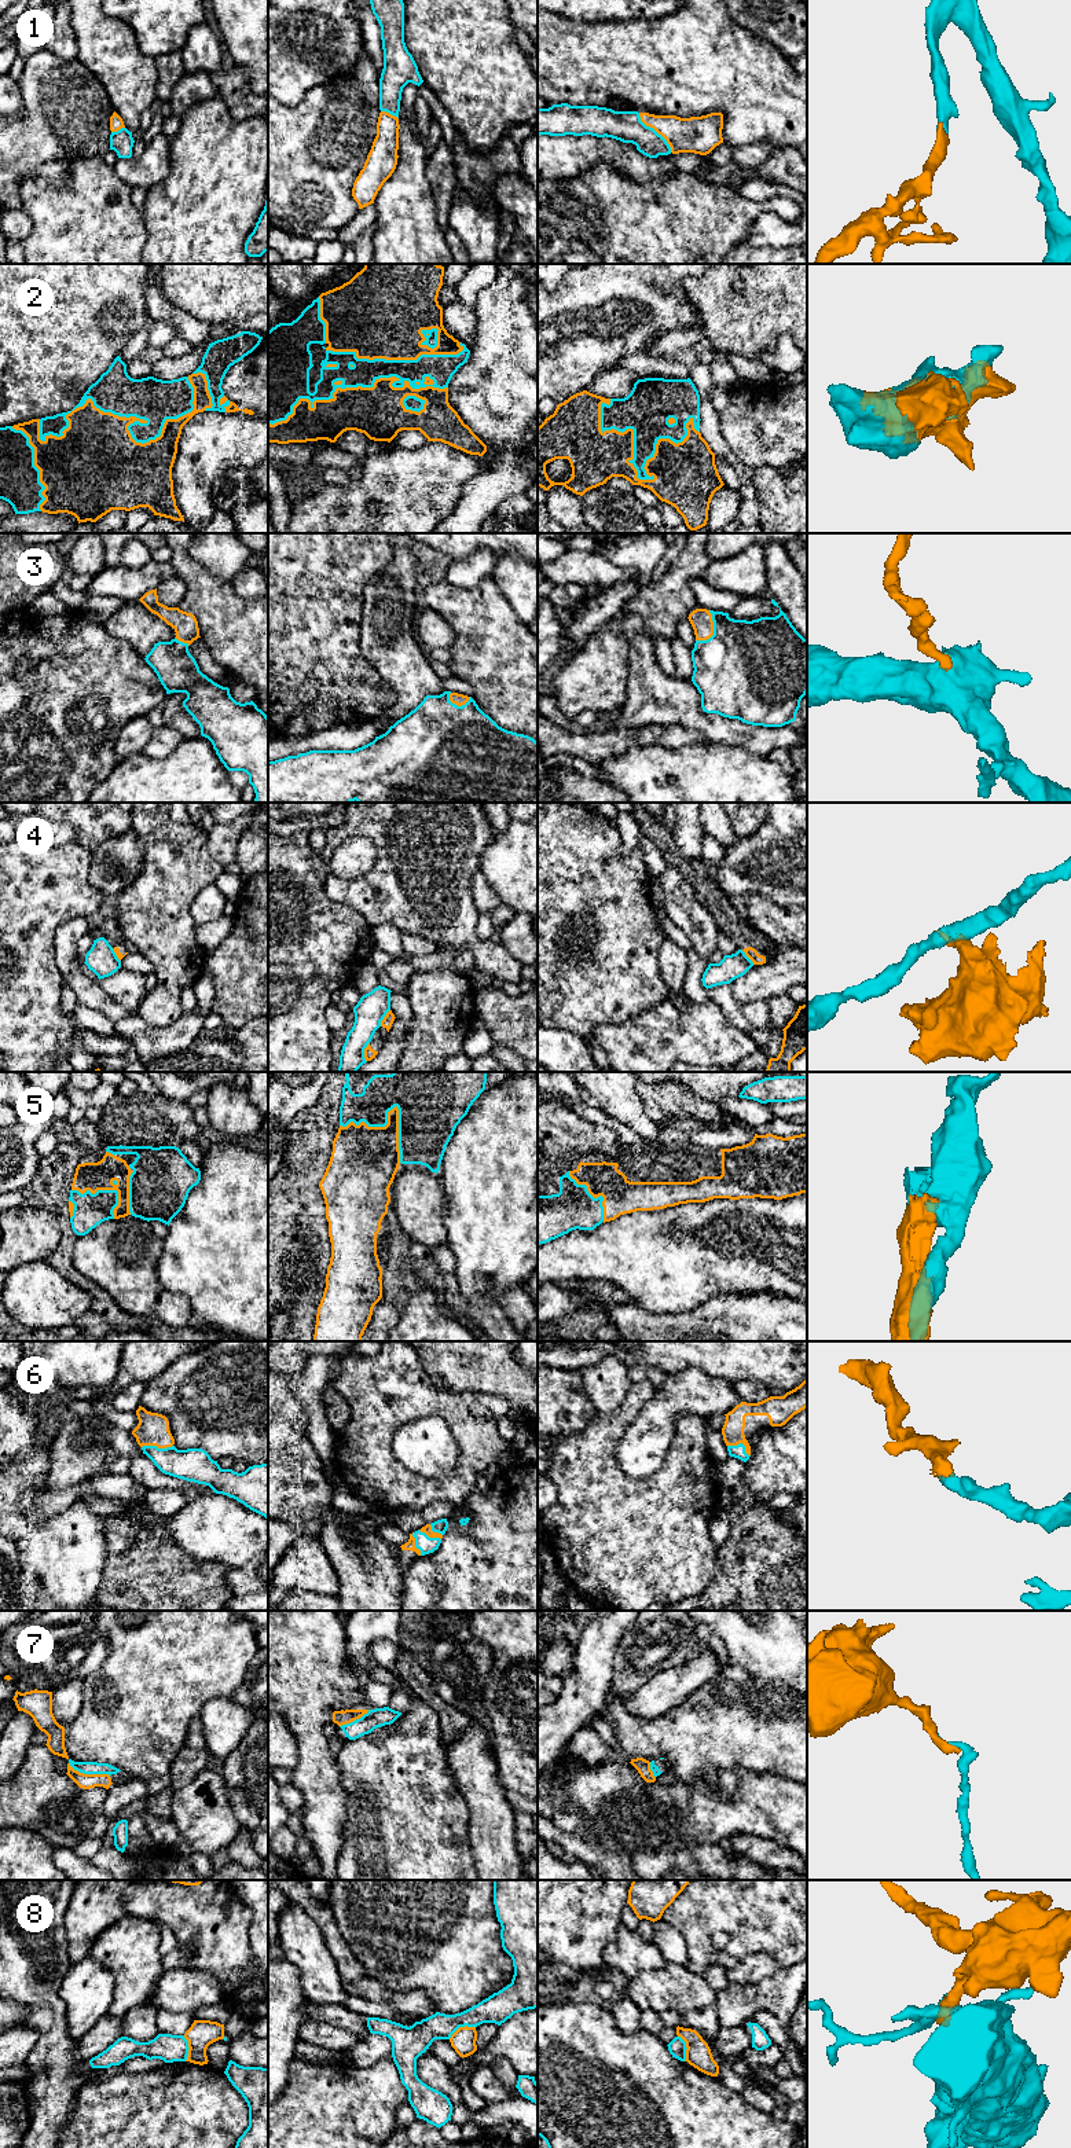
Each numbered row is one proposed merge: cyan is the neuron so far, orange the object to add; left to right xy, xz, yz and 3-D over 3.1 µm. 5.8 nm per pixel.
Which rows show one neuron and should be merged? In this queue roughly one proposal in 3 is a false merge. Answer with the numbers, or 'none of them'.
1, 2, 3, 6

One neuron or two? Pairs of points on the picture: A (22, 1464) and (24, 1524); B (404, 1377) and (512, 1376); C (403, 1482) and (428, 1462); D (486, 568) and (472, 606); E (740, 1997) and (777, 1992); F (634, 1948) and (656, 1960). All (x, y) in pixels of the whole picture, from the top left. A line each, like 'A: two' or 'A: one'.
A: one
B: two
C: two
D: two
E: one
F: one

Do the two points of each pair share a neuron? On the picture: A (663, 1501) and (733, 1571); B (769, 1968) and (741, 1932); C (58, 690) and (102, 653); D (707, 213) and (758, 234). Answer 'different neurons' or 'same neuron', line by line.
A: different neurons
B: different neurons
C: same neuron
D: different neurons

